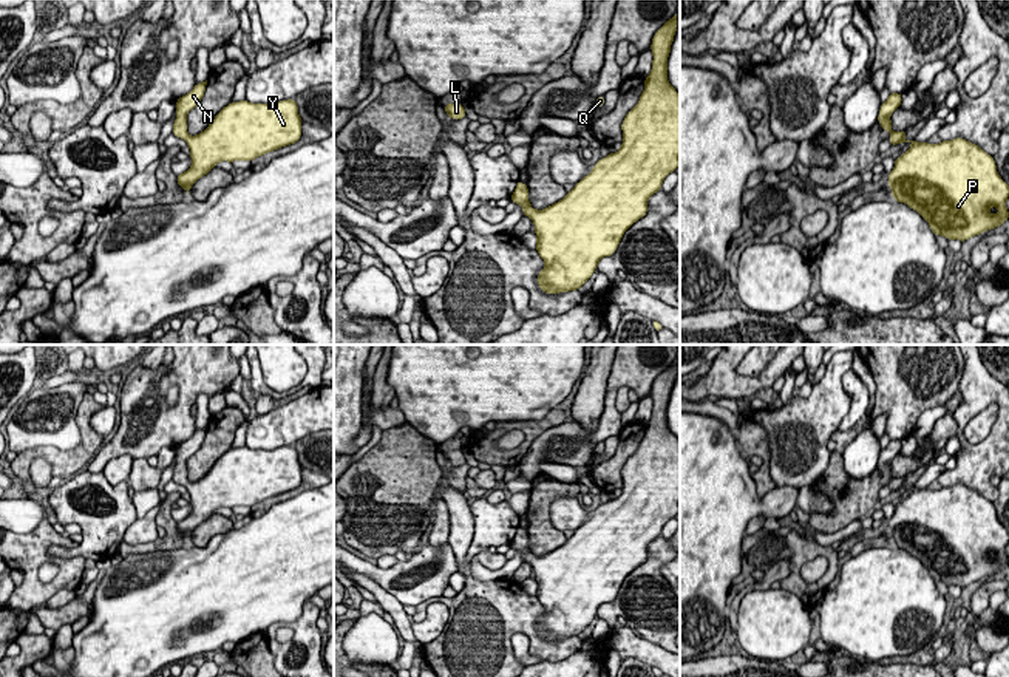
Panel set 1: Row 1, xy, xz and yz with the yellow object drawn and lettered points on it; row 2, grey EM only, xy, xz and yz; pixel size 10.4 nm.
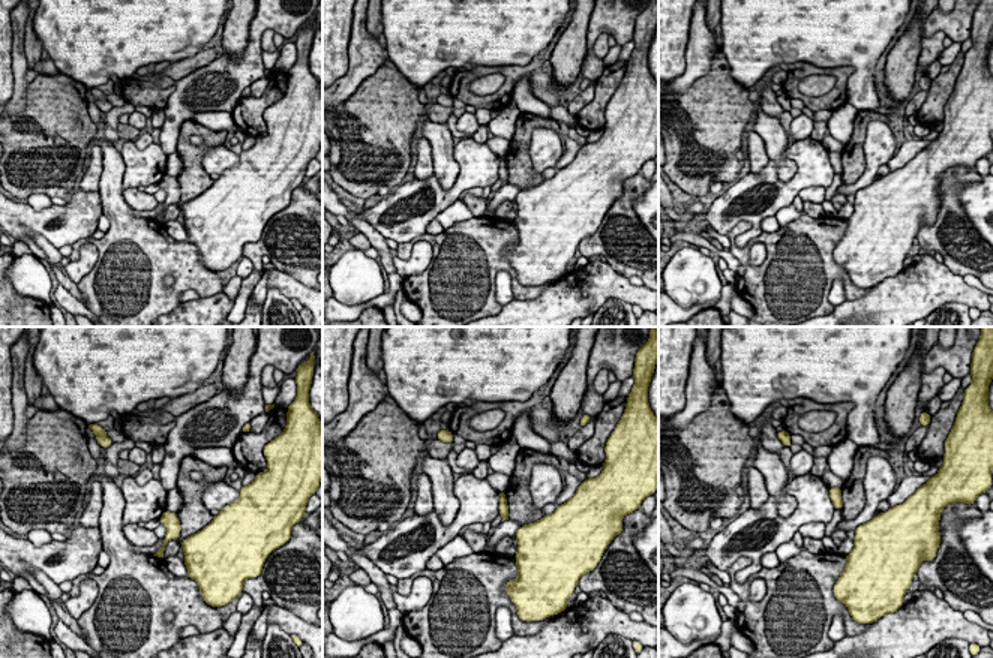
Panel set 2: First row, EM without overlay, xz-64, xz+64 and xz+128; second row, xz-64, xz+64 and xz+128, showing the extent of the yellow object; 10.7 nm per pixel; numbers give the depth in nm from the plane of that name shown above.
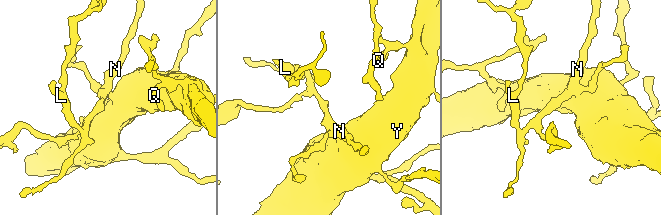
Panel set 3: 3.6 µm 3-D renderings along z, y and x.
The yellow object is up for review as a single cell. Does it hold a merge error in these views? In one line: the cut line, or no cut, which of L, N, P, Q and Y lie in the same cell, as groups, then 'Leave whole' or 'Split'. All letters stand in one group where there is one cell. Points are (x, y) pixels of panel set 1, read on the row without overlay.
No split. Groups: L N P Q Y. Leave whole

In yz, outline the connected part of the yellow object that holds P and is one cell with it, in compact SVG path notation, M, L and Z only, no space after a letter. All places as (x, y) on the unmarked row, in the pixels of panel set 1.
M890 439L887 447L881 450L878 462L881 473L890 479L892 492L912 490L905 499L895 505L895 513L888 519L893 546L916 556L929 569L935 583L943 581L947 586L966 587L1007 567L1009 532L998 521L994 502L963 484L939 490L907 487L907 478L895 479L890 467L890 461L901 453L901 448L901 439Z

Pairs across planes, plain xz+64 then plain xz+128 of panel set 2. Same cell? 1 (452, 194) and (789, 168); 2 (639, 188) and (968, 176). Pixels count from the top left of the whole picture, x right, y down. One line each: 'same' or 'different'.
1: different
2: same

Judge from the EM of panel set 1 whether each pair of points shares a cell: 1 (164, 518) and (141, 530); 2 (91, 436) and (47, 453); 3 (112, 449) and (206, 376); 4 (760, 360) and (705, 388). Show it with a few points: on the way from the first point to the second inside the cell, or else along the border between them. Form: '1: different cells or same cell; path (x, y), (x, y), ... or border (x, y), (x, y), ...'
1: different cells; border (161, 504), (156, 513), (156, 524)
2: same cell; path (84, 449), (76, 456), (59, 456)
3: same cell; path (136, 447), (186, 401)
4: different cells; border (771, 360), (756, 376), (742, 376), (734, 370)

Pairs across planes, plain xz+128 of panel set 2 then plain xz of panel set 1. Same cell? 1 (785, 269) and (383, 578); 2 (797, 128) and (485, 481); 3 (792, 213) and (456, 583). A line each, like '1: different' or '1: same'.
1: different
2: same
3: same

